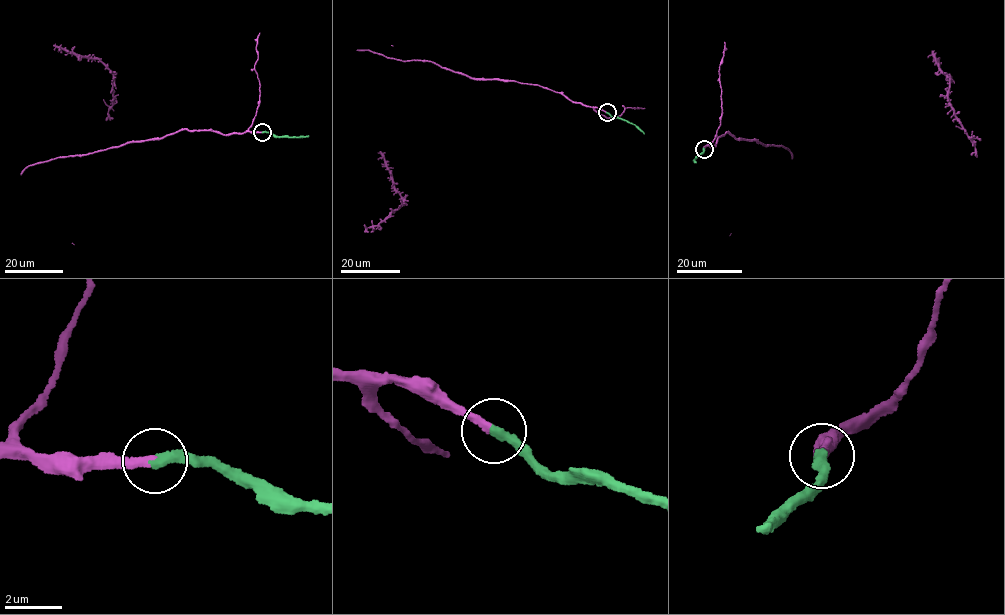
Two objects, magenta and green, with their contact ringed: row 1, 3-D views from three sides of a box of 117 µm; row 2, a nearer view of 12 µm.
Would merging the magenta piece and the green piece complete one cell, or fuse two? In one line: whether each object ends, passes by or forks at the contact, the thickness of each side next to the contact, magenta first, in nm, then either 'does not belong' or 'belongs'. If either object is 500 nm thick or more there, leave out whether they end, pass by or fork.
magenta ends there; green ends there; 320 nm thick on the magenta side, 380 nm on the other; does not belong

